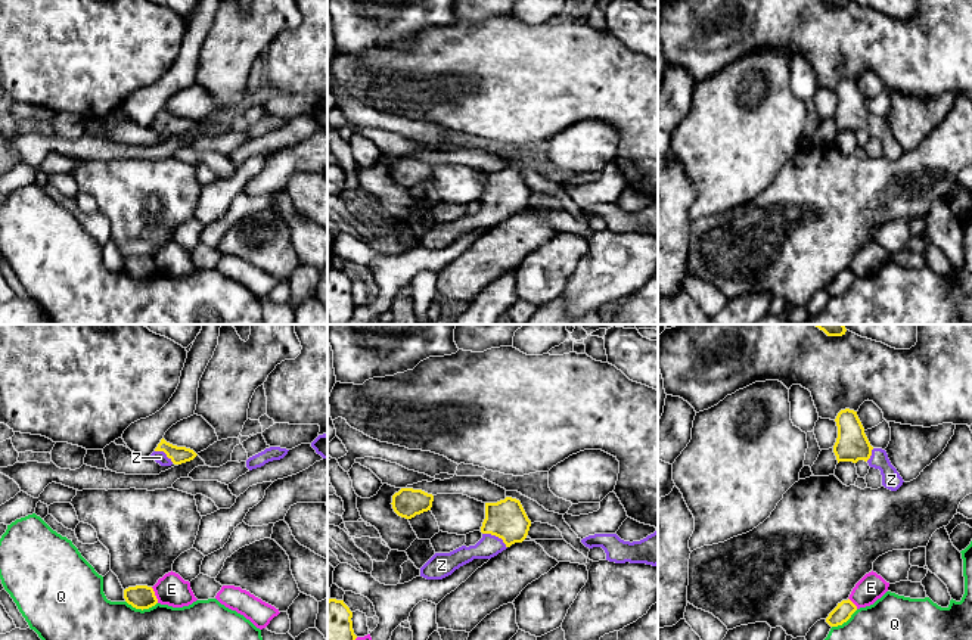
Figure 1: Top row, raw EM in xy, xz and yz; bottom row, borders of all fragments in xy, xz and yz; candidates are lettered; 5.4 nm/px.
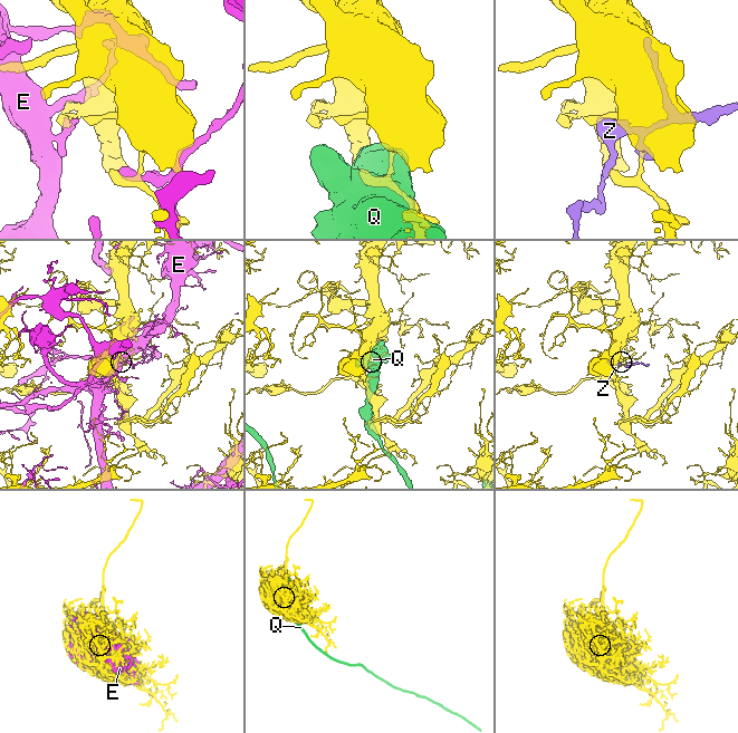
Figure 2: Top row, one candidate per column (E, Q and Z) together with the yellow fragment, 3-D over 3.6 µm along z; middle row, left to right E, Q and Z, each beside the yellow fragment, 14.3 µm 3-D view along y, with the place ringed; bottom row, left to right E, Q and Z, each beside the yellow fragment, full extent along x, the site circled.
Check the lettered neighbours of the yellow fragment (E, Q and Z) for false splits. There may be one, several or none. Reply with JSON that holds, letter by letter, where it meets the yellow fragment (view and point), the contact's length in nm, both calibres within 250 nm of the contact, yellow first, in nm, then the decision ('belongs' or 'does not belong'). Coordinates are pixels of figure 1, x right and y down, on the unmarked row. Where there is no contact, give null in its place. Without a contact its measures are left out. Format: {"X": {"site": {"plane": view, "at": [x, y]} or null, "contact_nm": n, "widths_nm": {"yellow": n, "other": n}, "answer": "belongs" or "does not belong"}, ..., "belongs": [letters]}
{"E": {"site": {"plane": "xy", "at": [154, 264]}, "contact_nm": 100, "widths_nm": {"yellow": 130, "other": 170}, "answer": "does not belong"}, "Q": {"site": {"plane": "xy", "at": [142, 279]}, "contact_nm": 180, "widths_nm": {"yellow": 130, "other": 500}, "answer": "does not belong"}, "Z": {"site": {"plane": "xz", "at": [496, 205]}, "contact_nm": 160, "widths_nm": {"yellow": 220, "other": 120}, "answer": "belongs"}, "belongs": ["Z"]}

